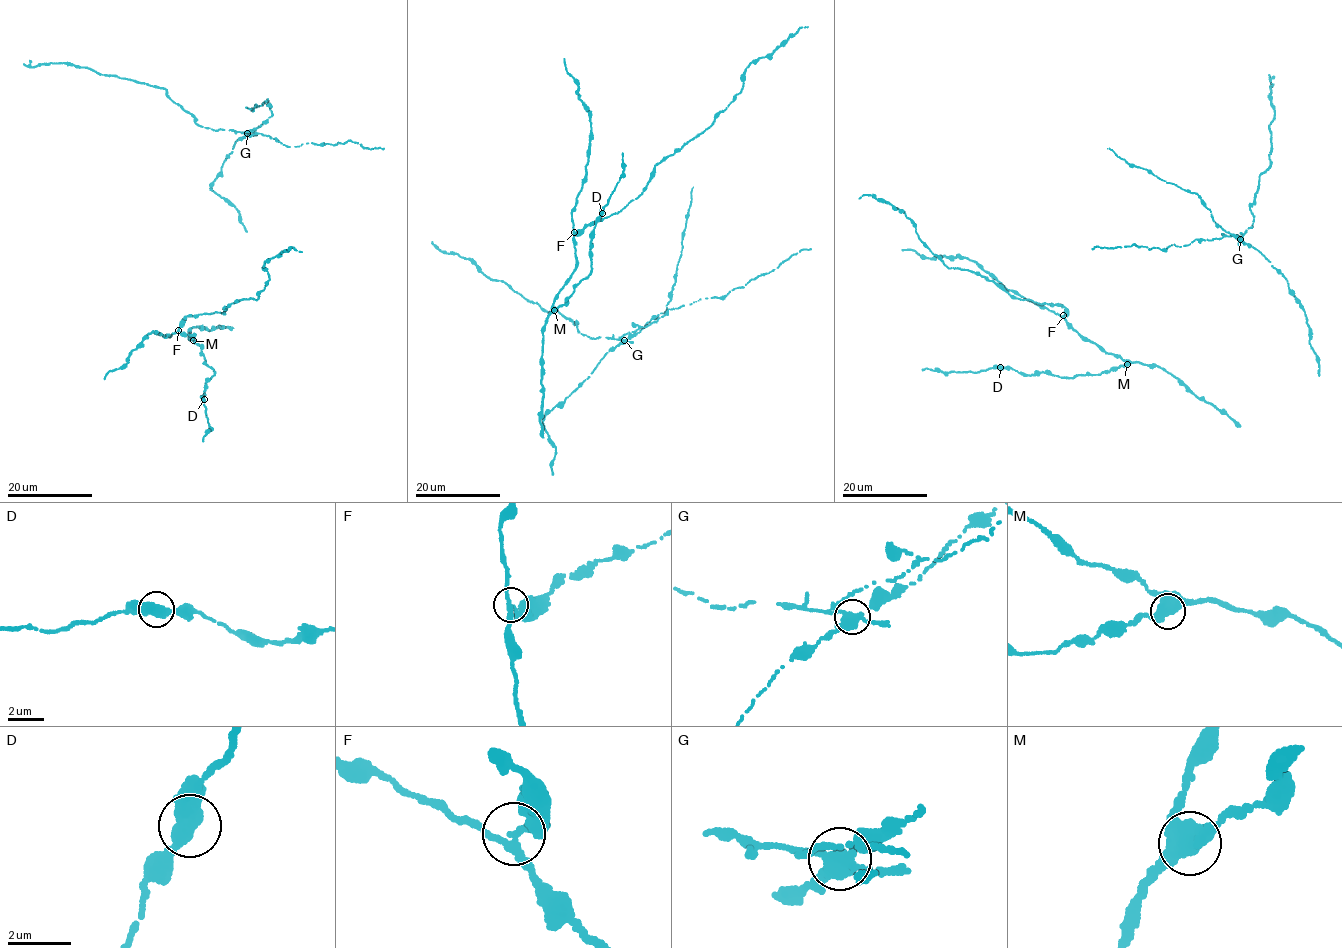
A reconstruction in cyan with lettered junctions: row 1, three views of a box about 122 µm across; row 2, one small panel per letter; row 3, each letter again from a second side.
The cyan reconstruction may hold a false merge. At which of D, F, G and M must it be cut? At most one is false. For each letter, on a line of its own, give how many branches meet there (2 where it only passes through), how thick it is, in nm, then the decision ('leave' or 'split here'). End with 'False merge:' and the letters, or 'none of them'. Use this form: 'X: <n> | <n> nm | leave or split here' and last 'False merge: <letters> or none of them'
D: 2 | 440 nm | leave
F: 3 | 220 nm | leave
G: 3 | 400 nm | split here
M: 3 | 400 nm | leave
False merge: G

